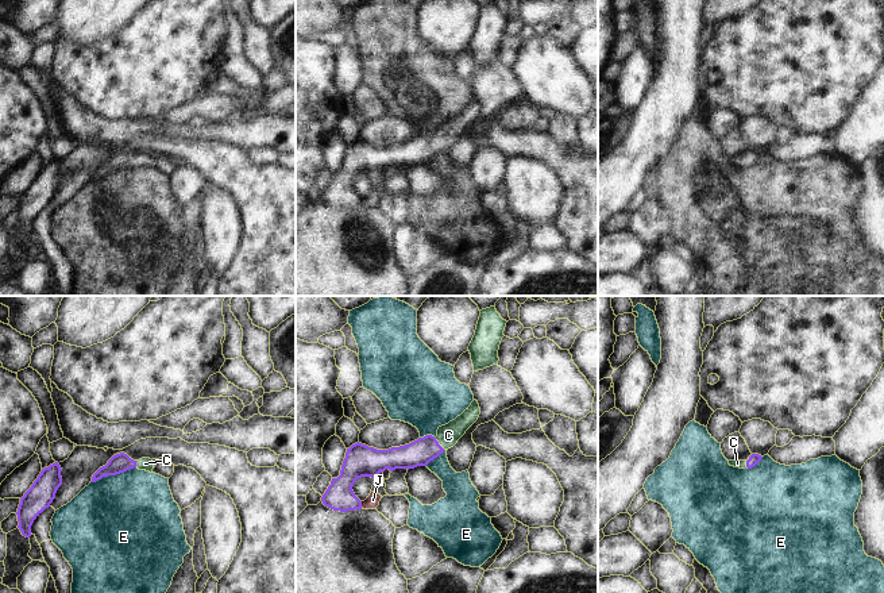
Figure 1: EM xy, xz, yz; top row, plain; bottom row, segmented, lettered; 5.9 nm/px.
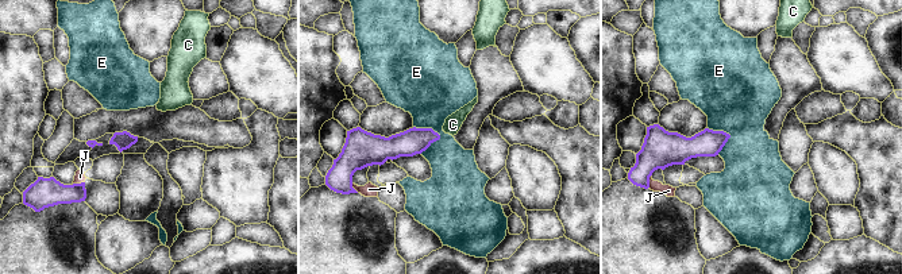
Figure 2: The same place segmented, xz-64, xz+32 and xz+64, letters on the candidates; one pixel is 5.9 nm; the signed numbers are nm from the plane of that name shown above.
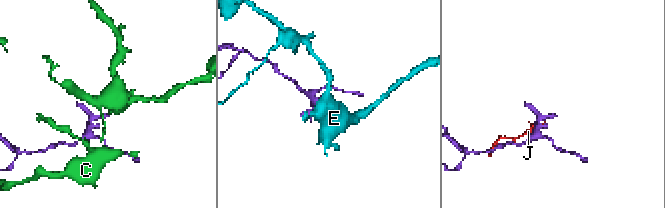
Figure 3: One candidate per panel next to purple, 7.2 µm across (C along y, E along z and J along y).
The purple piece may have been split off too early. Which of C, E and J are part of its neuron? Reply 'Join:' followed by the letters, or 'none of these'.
Join: C

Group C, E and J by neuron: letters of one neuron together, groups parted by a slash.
C / E / J

